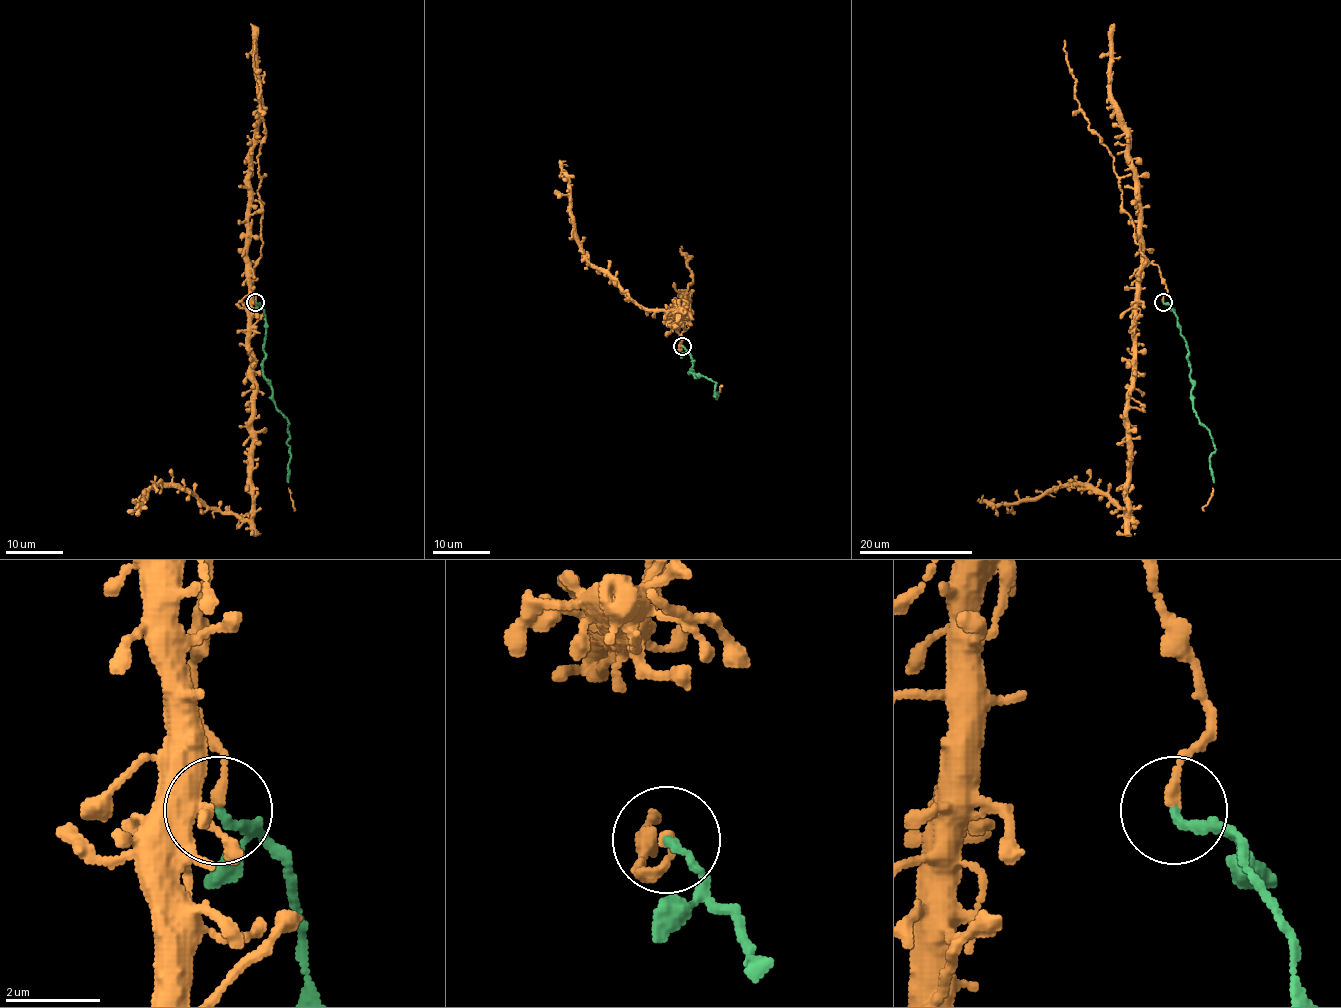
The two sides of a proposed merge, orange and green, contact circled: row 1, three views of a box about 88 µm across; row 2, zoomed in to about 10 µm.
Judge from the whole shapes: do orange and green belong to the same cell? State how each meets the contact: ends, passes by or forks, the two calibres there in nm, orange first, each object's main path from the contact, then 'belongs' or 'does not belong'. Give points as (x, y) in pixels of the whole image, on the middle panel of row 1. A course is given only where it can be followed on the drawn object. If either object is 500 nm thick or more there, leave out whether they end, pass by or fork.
orange ends there; green ends there; 200 nm thick on the orange side, 180 nm on the other; orange runs (681, 345), (679, 310), (669, 314), (642, 308), (588, 260), (572, 222), (562, 166), (568, 166); green runs (681, 345), (691, 358), (690, 374), (703, 375), (716, 384), (714, 396); belongs

